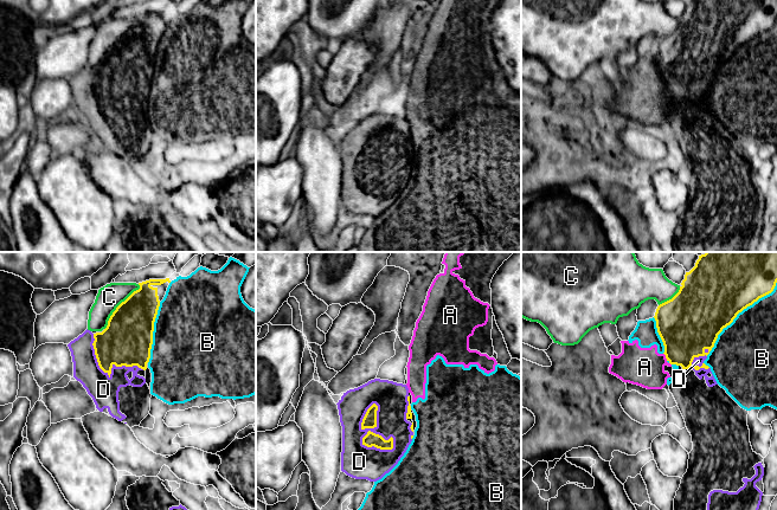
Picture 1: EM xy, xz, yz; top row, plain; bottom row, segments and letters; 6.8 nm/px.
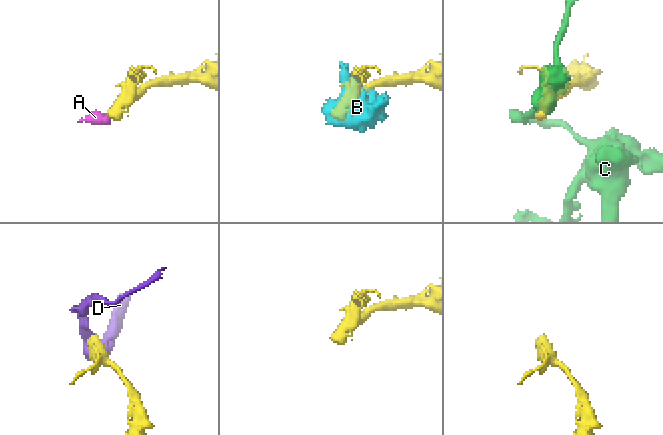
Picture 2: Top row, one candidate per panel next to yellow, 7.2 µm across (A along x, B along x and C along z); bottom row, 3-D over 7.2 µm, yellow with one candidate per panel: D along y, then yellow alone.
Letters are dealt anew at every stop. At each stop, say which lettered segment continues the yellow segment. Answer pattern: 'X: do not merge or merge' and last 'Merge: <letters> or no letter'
A: do not merge
B: do not merge
C: do not merge
D: merge
Merge: D

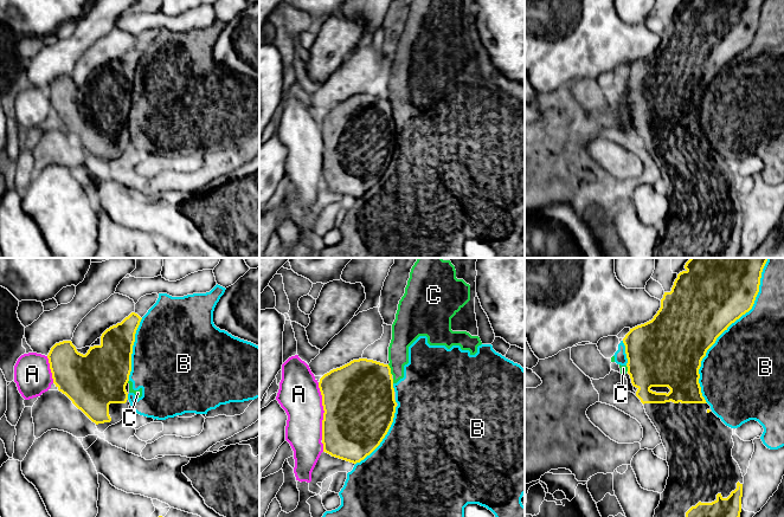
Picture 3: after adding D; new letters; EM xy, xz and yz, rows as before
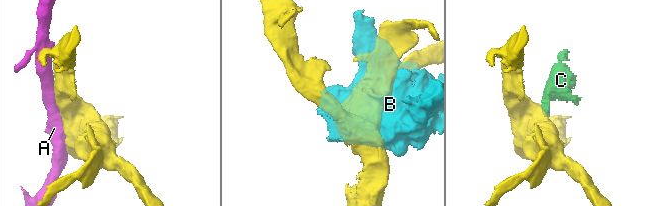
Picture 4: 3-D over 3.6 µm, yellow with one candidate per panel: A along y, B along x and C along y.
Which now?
A: do not merge
B: do not merge
C: do not merge
Merge: no letter

